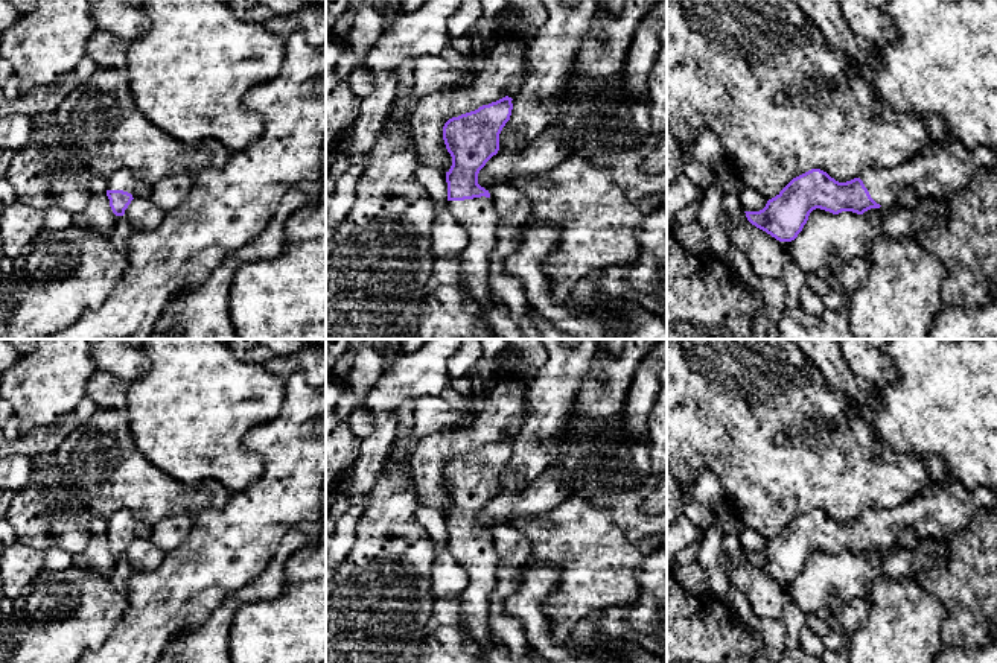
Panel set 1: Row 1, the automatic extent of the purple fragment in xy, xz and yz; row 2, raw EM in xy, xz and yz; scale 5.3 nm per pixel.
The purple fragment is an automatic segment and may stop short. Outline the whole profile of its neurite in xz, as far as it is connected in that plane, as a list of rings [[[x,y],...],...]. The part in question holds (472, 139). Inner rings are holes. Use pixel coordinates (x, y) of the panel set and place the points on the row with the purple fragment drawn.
[[[505,96],[452,117],[443,126],[443,140],[452,157],[446,172],[448,210],[469,236],[466,248],[458,254],[461,286],[476,301],[484,321],[492,309],[490,255],[496,246],[499,216],[489,190],[478,184],[478,173],[499,151],[499,134],[510,120],[511,100]]]

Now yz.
[[[944,138],[935,141],[912,160],[892,169],[866,170],[862,176],[846,182],[839,182],[820,169],[811,169],[793,178],[775,198],[769,199],[760,211],[744,211],[747,220],[757,228],[766,231],[779,242],[792,242],[802,231],[813,210],[820,208],[833,214],[852,211],[863,214],[871,208],[892,208],[898,193],[910,187],[919,199],[941,199],[968,187],[974,175],[980,170],[992,170],[997,163],[997,149],[979,146],[967,149],[956,140]]]

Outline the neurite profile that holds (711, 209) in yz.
[[[715,175],[703,192],[702,207],[697,216],[697,222],[706,230],[711,259],[714,260],[723,260],[731,246],[731,240],[718,220],[720,214],[725,211],[721,202],[725,189],[726,179]]]

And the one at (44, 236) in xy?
[[[72,224],[70,228],[62,231],[47,231],[43,230],[32,243],[29,243],[21,254],[14,260],[14,274],[8,280],[2,280],[0,283],[0,339],[35,339],[37,336],[53,335],[70,327],[85,310],[96,310],[104,306],[107,298],[120,283],[123,274],[128,268],[128,259],[123,252],[119,252],[110,237],[93,231],[84,225]]]

